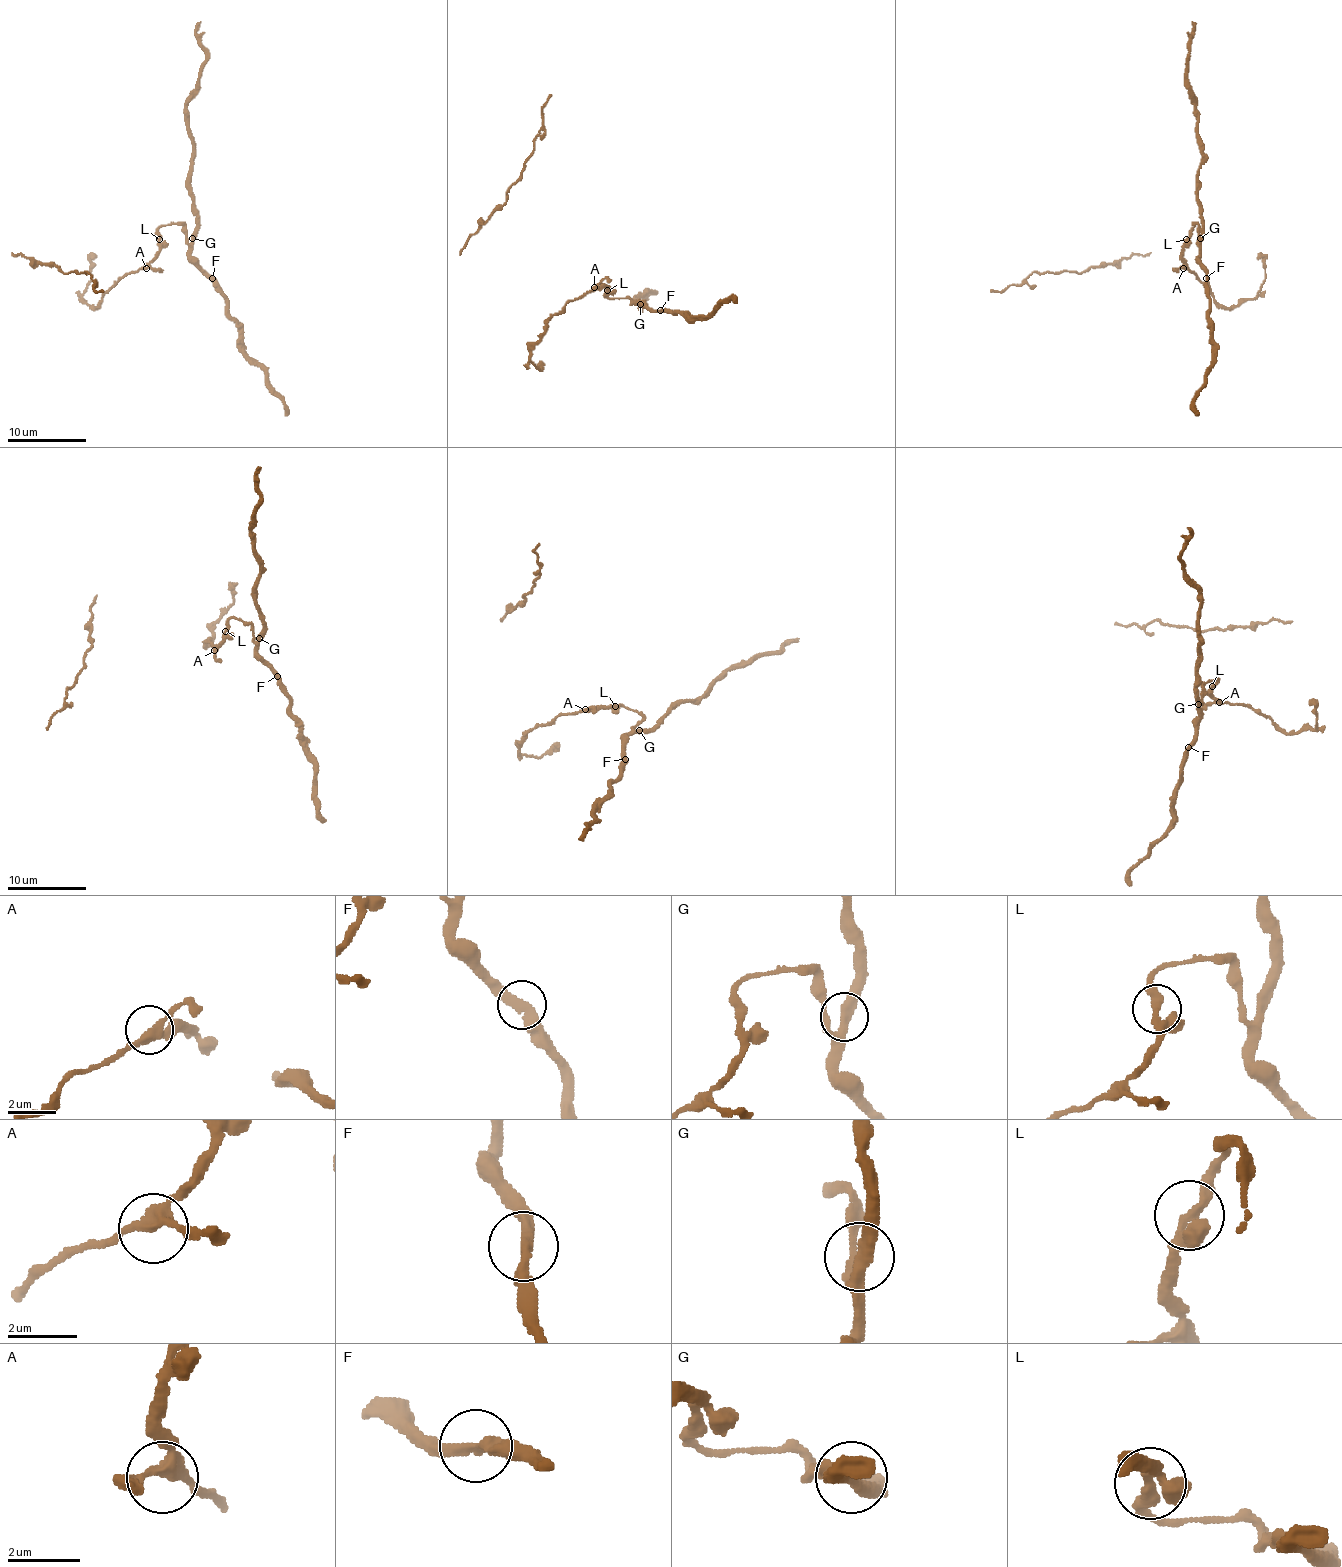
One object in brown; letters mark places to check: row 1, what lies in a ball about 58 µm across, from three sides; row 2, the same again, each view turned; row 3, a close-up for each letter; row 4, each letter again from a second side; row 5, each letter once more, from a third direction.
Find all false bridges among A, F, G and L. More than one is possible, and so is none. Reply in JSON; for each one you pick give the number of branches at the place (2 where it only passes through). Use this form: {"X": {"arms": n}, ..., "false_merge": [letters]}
{"false_merge": []}

